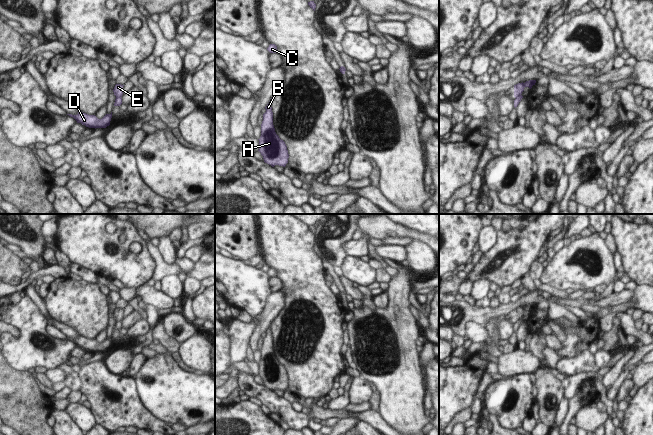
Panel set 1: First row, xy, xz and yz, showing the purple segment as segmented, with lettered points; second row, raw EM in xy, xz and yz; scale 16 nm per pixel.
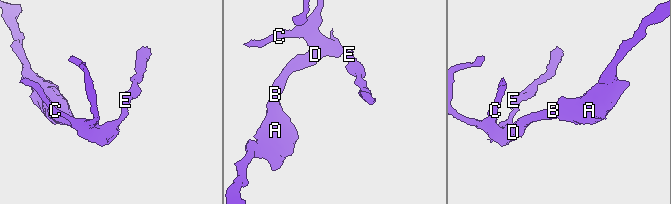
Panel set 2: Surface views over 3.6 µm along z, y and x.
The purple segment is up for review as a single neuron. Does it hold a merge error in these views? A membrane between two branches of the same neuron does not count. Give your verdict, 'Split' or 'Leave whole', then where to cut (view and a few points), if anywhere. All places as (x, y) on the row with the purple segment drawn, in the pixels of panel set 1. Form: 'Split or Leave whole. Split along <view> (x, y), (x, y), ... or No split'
Split. Split along xy (116, 96), (120, 97).

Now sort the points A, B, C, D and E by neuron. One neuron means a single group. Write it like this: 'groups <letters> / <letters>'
groups A B C D / E

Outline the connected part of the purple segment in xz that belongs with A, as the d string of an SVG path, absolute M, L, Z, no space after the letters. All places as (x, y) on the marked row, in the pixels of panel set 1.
M271 100L265 107L261 124L261 136L259 140L259 152L264 162L274 167L275 165L285 167L288 163L288 150L285 142L279 138L273 125L273 112Z

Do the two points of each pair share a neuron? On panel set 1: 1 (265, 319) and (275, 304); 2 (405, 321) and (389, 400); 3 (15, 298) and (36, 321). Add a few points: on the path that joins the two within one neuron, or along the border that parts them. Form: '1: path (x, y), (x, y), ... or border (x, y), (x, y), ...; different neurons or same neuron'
1: path (268, 315), (272, 308); same neuron
2: path (400, 341), (398, 380); same neuron
3: border (22, 298), (15, 304), (10, 303); different neurons

